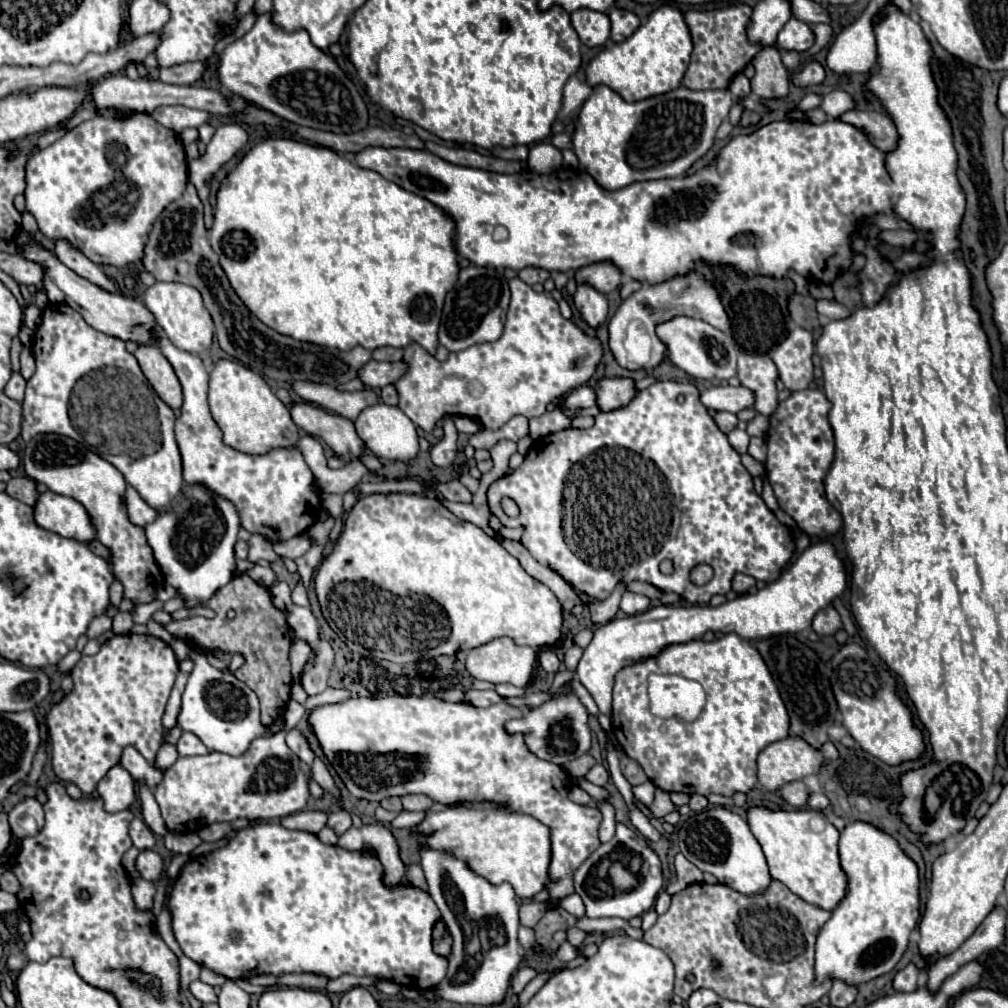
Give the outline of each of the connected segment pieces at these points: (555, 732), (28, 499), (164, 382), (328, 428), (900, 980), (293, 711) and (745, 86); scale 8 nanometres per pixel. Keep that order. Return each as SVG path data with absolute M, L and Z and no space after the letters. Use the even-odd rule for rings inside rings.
M570 692L560 698L552 698L544 702L542 706L530 710L524 718L510 720L506 724L506 730L510 734L522 732L526 738L528 748L542 760L550 760L558 766L564 766L566 762L580 758L590 750L592 738L590 738L590 728L588 728L588 712L584 704Z
M16 476L12 478L8 484L6 484L6 490L4 490L8 496L28 504L28 506L34 506L36 498L38 498L38 492L36 492L36 484L34 480L26 478L26 476Z
M140 346L134 352L144 376L148 378L148 382L152 384L152 388L156 390L156 394L172 408L180 408L182 406L182 386L178 382L178 376L174 374L174 368L170 366L170 362L164 358L164 354L152 346Z
M292 402L290 416L298 428L324 440L340 456L328 460L330 468L342 468L344 464L360 458L364 444L358 438L352 420L332 414L310 402Z
M910 962L906 968L902 968L896 976L894 976L894 988L900 992L912 992L918 988L918 974L920 970L916 968L914 962Z
M290 699L287 702L283 712L283 716L286 720L286 726L282 731L280 731L284 732L284 742L285 742L286 732L288 732L288 730L294 728L297 725L297 723L305 715L305 712L306 712L305 708L298 702L292 699Z
M740 72L740 74L732 80L732 84L730 84L730 92L732 92L734 96L746 96L746 94L750 94L750 80Z

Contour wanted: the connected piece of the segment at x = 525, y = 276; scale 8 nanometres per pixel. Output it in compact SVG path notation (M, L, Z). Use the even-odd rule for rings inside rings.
M524 268L518 272L518 278L522 278L522 282L532 286L536 282L546 282L550 278L550 272L542 270L542 268Z

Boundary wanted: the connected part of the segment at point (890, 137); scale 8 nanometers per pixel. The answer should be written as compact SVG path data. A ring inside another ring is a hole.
M852 110L852 112L846 112L842 116L842 120L858 126L866 134L870 134L874 144L882 152L890 152L890 150L894 150L894 146L898 146L898 130L886 114L872 112L872 110Z

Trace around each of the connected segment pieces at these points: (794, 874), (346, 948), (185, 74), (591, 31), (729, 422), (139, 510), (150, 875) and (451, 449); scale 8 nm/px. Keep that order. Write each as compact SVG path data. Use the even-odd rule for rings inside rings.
M750 806L746 812L746 822L752 834L758 838L764 856L770 866L770 876L786 884L794 894L806 902L820 906L824 910L834 910L838 902L846 896L846 874L838 860L838 830L828 822L828 818L818 810L770 810L766 806Z
M256 822L236 832L236 836L220 850L214 850L206 856L190 858L188 864L182 868L176 886L170 896L170 912L172 912L172 928L182 952L192 958L194 962L212 968L214 972L234 980L234 978L252 978L260 974L288 974L288 972L314 972L326 974L330 980L342 974L352 976L380 976L382 980L392 980L400 986L416 988L416 990L430 990L434 988L444 976L448 968L448 958L434 954L430 944L430 934L434 922L440 918L440 910L436 908L434 900L420 888L414 886L394 886L388 888L382 884L384 868L374 854L368 852L348 852L340 846L328 846L318 840L316 834L288 830L278 822Z
M186 62L172 68L160 70L160 80L164 83L175 85L191 85L202 78L206 72L206 62Z
M576 10L570 14L570 22L578 32L582 44L594 48L602 46L610 38L610 18L598 10Z
M716 412L714 420L716 420L718 428L720 428L724 434L728 434L730 430L734 430L734 428L736 428L736 424L738 424L736 414L730 414L730 412Z
M128 486L128 490L126 490L126 504L128 504L128 516L130 516L130 520L132 520L134 524L138 524L138 526L146 526L146 524L154 522L154 518L158 516L156 510L152 510L152 508L140 498L140 494L138 494L132 486Z
M142 850L136 860L136 868L146 880L156 882L162 878L162 858L154 850Z
M452 418L444 420L444 438L432 448L432 462L436 466L450 466L454 456L456 456L456 440L458 440L458 430L452 422Z

